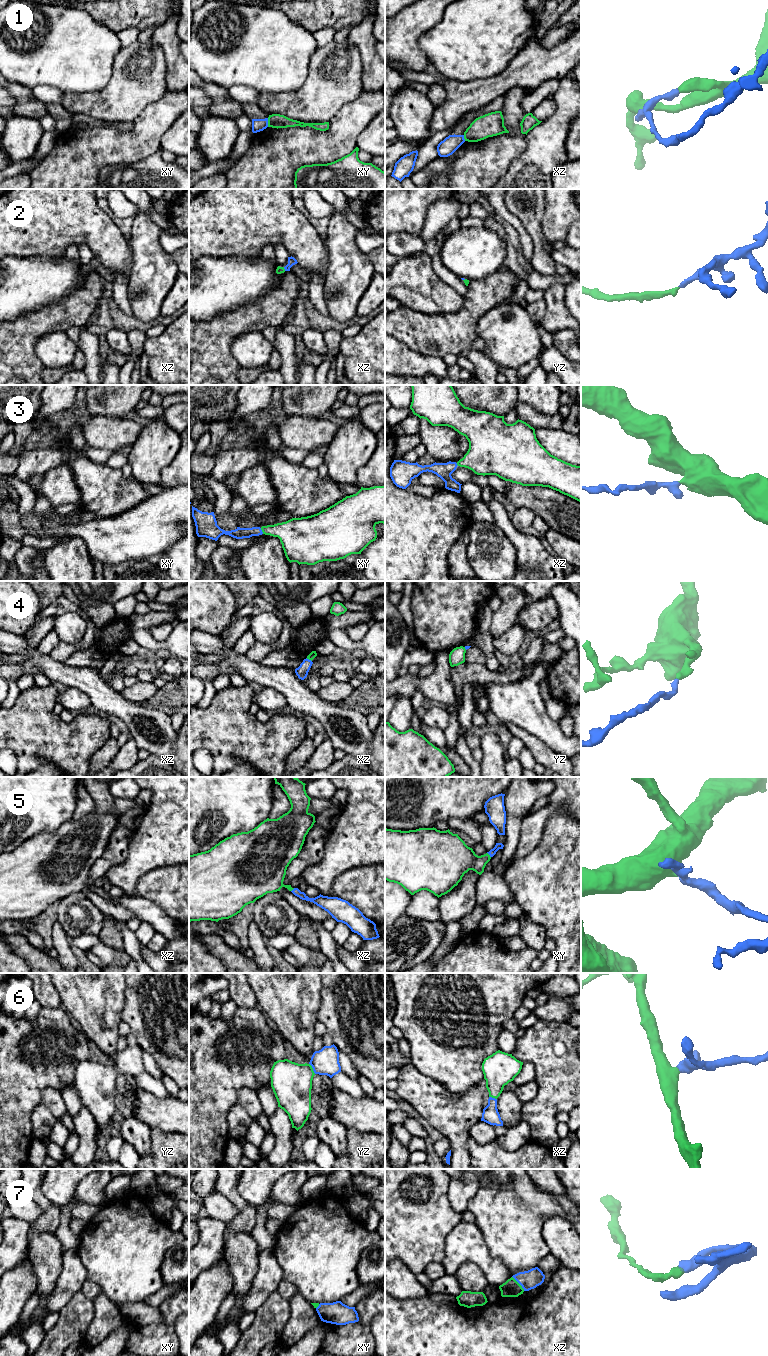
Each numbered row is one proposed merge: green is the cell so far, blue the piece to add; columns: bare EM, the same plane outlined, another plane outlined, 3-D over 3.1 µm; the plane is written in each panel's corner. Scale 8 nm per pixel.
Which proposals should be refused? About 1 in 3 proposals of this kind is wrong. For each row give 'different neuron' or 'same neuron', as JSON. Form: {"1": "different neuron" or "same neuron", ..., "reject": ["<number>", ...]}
{"1": "different neuron", "2": "same neuron", "3": "same neuron", "4": "same neuron", "5": "same neuron", "6": "same neuron", "7": "different neuron", "reject": ["1", "7"]}

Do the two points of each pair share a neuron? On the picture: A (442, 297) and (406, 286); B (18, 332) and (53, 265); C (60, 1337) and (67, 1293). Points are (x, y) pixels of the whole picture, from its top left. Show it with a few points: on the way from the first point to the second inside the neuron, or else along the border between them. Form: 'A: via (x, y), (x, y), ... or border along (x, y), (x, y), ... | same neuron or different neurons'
A: via (433, 296), (415, 286) | same neuron
B: border along (50, 304), (35, 311), (25, 312), (10, 322) | different neurons
C: border along (79, 1290), (58, 1312) | different neurons

